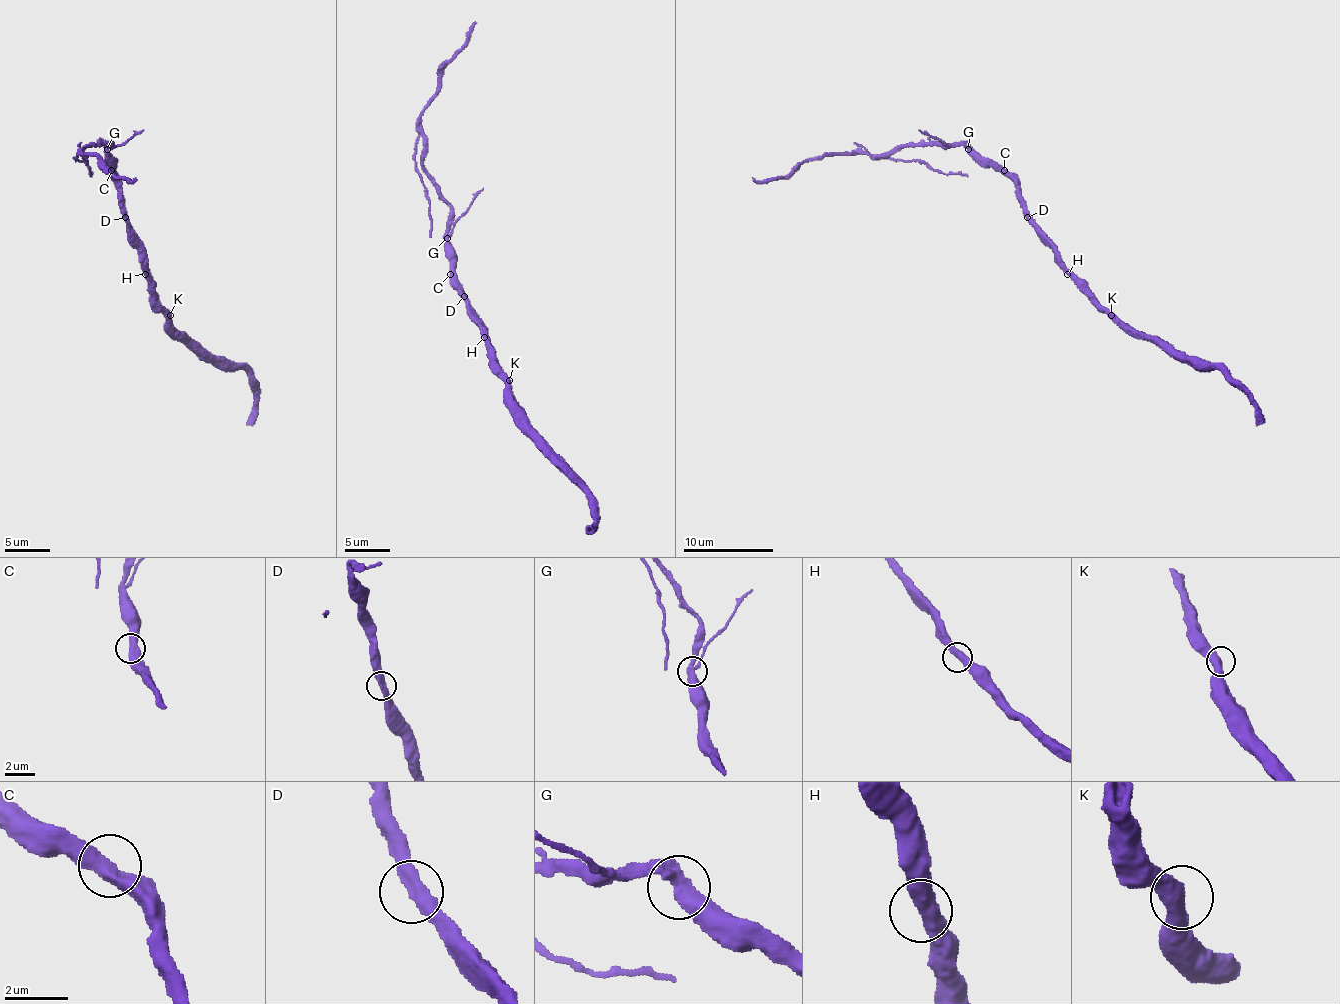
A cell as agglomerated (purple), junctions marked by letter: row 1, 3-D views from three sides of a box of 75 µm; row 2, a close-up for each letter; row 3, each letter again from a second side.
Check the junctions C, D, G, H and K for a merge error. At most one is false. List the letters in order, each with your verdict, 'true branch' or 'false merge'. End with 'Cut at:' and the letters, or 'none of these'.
C: true branch
D: true branch
G: false merge
H: true branch
K: true branch
Cut at: G

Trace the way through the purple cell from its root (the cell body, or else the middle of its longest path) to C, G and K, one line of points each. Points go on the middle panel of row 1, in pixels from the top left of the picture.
C: (466, 301), (460, 283), (450, 274)
G: (466, 301), (455, 278), (455, 253), (446, 237)
K: (466, 301), (466, 310), (478, 321), (489, 360), (509, 380)

